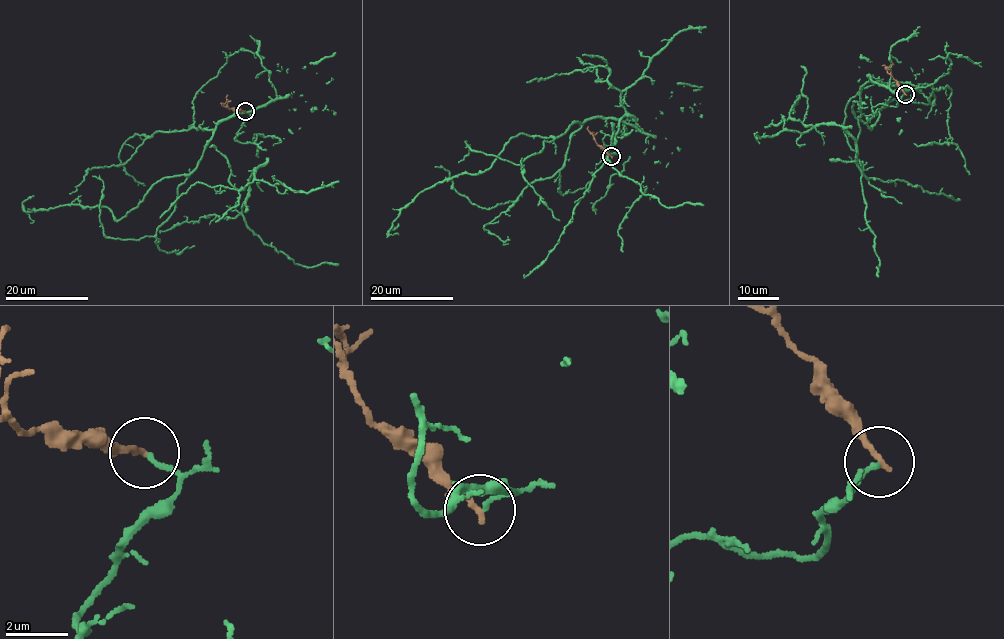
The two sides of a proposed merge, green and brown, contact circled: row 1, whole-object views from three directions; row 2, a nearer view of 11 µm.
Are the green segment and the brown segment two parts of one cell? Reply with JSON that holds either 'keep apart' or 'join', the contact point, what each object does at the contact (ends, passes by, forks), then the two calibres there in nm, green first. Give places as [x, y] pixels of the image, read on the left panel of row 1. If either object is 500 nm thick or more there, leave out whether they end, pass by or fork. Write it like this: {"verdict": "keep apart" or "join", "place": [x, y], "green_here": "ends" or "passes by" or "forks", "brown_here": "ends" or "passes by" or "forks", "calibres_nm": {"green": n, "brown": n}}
{"verdict": "keep apart", "place": [245, 111], "green_here": "ends", "brown_here": "ends", "calibres_nm": {"green": 150, "brown": 200}}

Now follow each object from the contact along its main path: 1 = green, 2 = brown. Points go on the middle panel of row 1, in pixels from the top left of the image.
1: (612, 156), (601, 130), (577, 122), (522, 161), (562, 232), (615, 141), (621, 91), (602, 65), (526, 82)
2: (611, 156), (600, 148), (590, 132), (594, 135)

